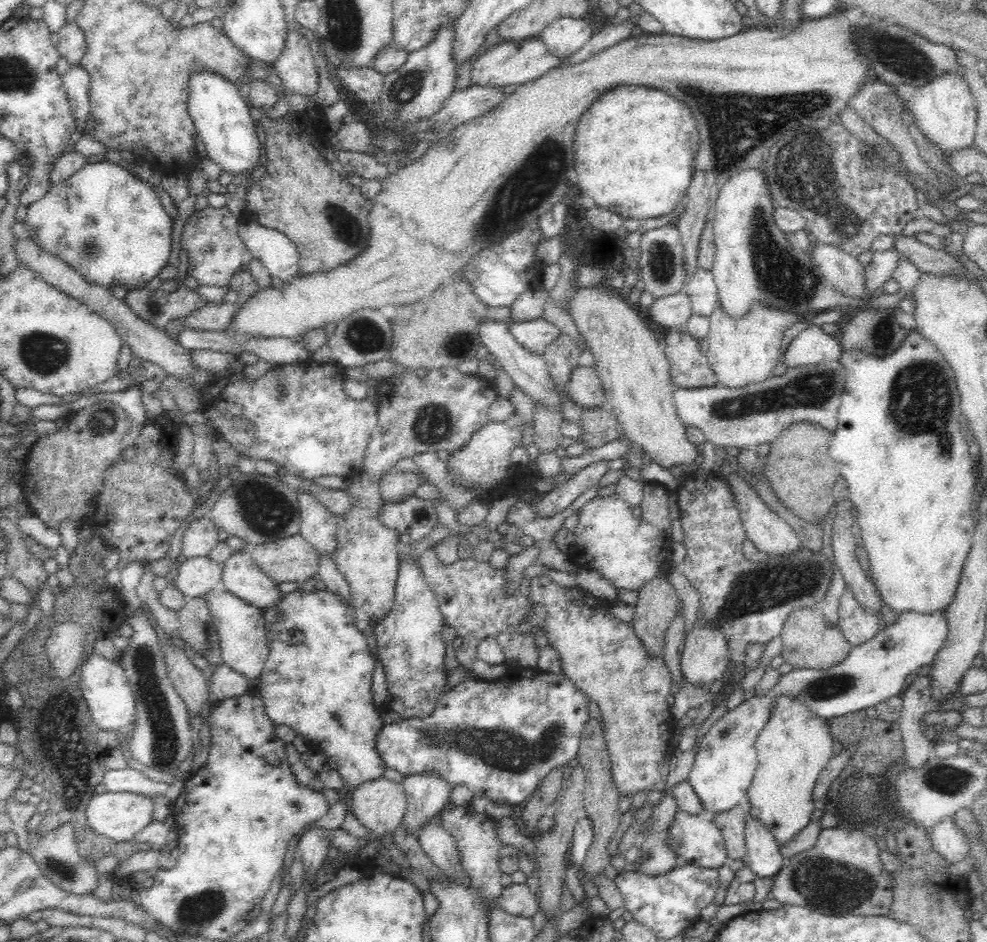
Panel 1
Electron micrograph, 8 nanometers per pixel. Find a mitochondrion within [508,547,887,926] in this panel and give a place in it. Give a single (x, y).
(830, 888)

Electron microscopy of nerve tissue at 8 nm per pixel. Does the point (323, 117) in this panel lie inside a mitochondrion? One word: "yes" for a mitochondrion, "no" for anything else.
no

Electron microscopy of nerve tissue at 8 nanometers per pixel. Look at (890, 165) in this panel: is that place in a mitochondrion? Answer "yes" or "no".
no

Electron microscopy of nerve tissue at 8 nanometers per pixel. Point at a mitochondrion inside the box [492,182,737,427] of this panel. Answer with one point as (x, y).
(661, 259)

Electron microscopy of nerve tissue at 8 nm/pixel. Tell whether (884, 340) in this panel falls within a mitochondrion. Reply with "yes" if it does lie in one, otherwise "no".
yes

